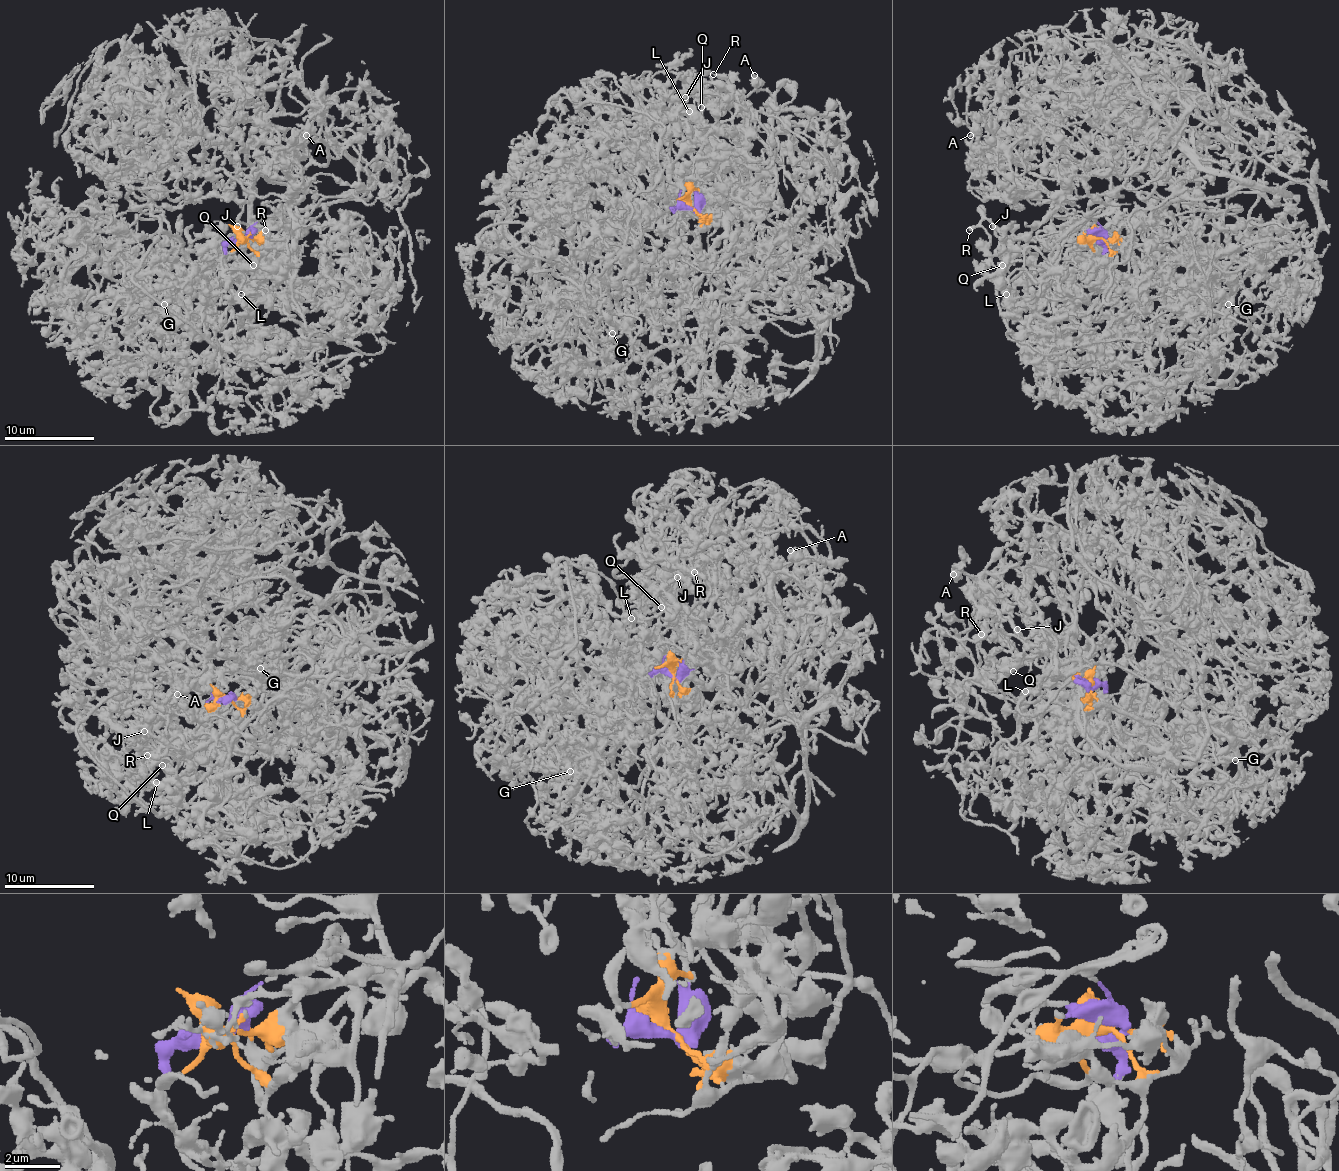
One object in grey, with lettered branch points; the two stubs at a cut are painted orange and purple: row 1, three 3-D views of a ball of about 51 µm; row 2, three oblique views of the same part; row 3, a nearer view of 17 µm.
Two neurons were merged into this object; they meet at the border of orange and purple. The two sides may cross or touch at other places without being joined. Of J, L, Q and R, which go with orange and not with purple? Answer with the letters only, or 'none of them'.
J, Q, R

